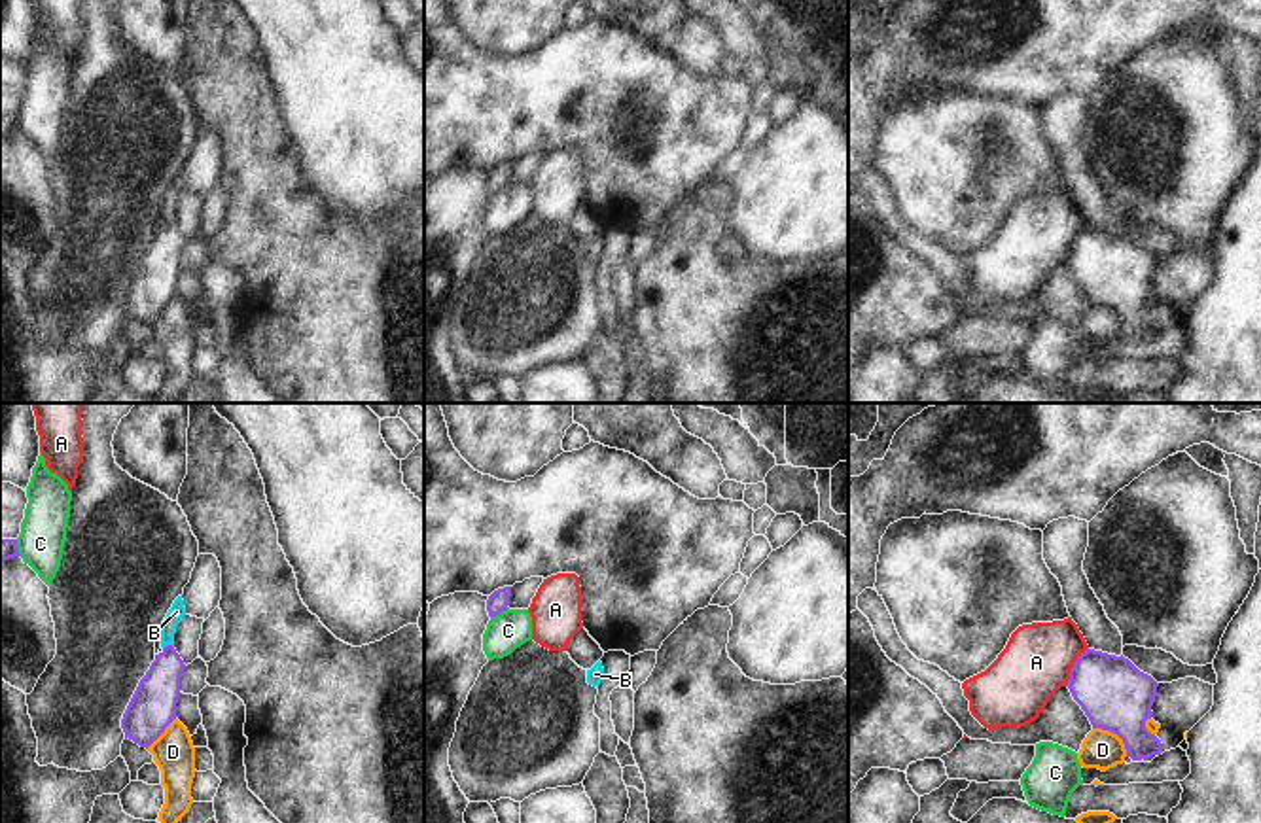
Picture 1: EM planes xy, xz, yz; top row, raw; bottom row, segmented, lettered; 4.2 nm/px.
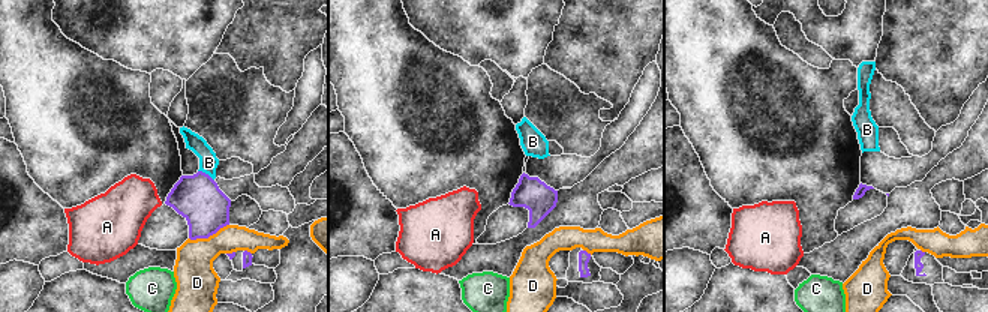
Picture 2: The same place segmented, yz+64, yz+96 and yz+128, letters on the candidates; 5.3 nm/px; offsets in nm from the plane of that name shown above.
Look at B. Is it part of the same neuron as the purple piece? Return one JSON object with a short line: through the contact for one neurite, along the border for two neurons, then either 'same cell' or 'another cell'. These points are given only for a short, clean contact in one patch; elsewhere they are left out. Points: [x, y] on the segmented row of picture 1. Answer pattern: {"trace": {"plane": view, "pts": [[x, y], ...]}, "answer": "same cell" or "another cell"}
{"trace": {"plane": "xy", "pts": [[154, 702], [167, 670], [167, 646], [167, 629], [177, 612]]}, "answer": "same cell"}

